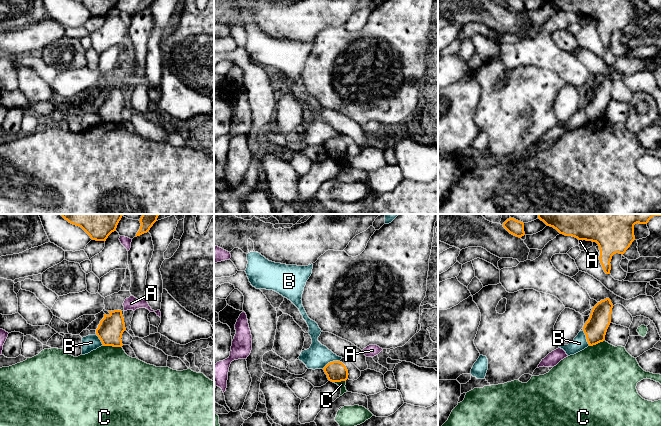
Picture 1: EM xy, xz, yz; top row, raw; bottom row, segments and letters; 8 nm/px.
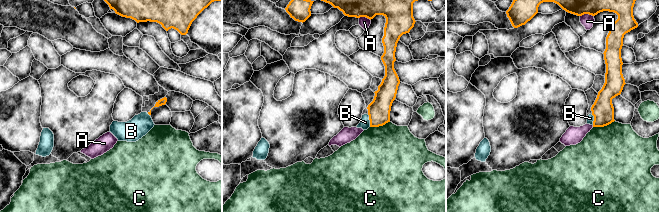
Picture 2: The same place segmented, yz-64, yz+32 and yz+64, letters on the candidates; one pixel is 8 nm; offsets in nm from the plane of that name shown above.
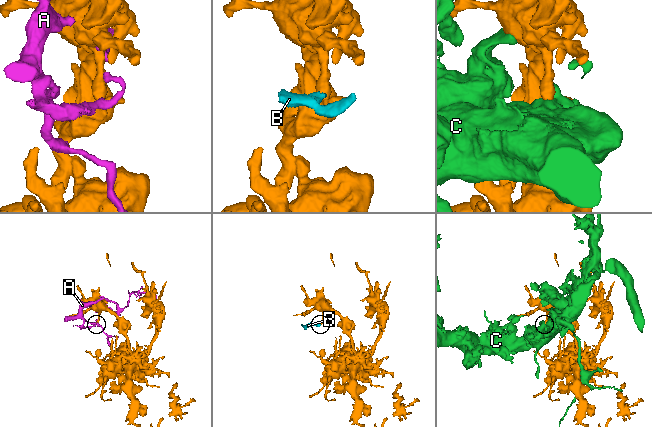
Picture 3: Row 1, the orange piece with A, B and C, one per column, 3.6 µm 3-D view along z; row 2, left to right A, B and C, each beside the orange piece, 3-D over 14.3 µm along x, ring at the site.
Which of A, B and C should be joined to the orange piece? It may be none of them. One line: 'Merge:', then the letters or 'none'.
Merge: none

